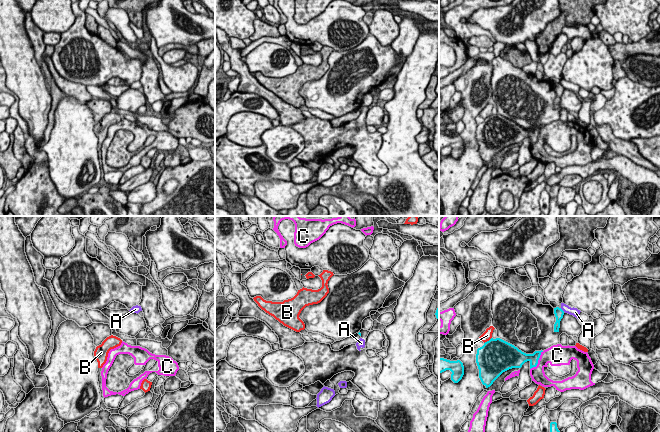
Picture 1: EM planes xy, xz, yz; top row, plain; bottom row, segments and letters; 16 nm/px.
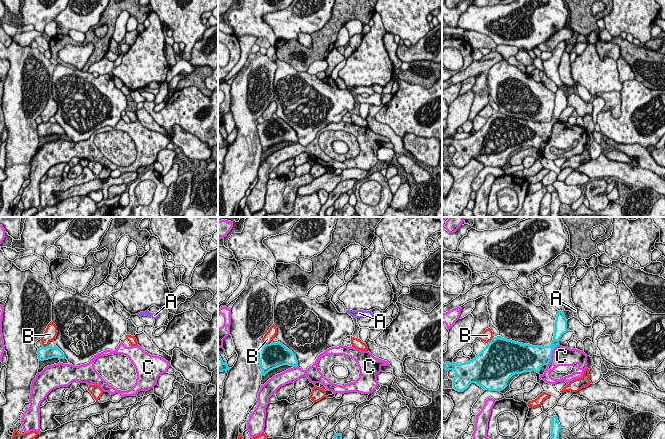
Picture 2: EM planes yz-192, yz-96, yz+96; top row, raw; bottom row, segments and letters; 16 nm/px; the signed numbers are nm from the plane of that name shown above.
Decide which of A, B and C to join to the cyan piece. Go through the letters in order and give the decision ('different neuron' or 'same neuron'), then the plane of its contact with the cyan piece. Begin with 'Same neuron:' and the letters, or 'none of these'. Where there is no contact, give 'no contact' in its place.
Same neuron: none of these
A: different neuron | yz
B: different neuron | yz
C: different neuron | yz

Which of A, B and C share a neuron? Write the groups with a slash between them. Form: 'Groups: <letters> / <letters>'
Groups: A / B / C

